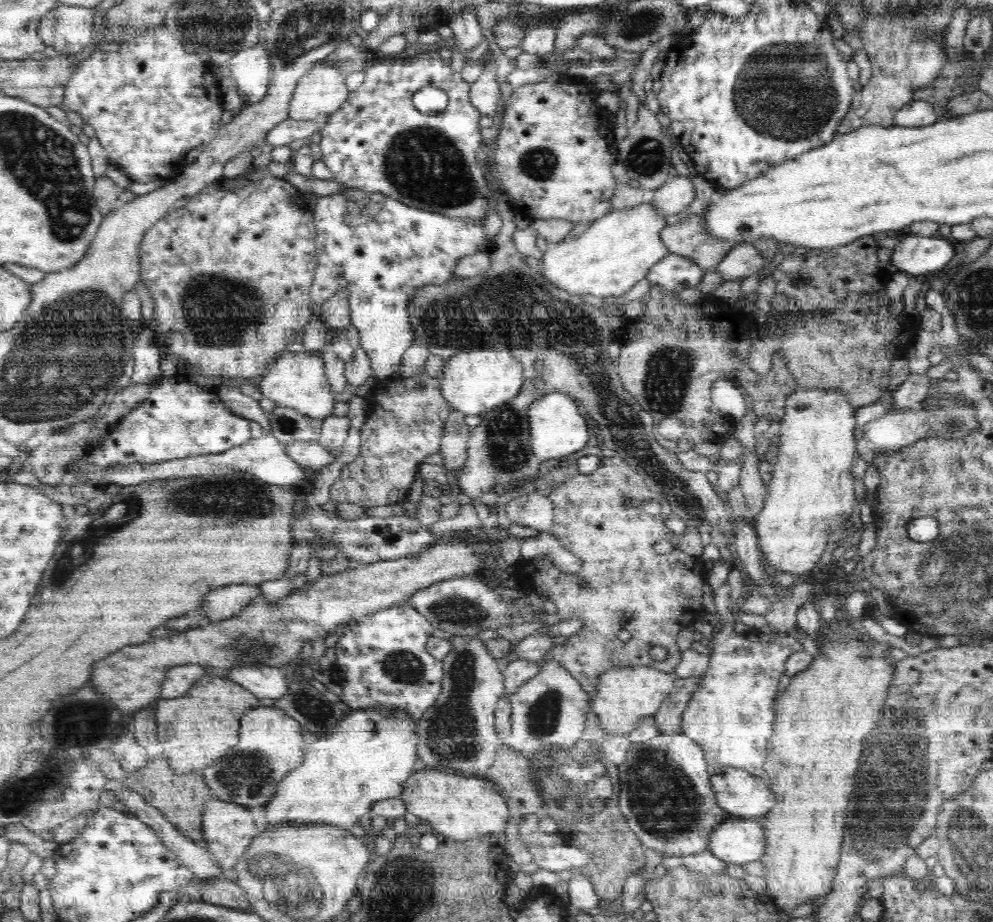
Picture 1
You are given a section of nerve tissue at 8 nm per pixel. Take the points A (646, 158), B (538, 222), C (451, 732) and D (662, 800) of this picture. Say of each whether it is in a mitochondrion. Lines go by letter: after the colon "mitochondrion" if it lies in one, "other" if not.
A: mitochondrion
B: other
C: mitochondrion
D: mitochondrion

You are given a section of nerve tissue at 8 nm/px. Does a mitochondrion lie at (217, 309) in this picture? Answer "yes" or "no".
yes

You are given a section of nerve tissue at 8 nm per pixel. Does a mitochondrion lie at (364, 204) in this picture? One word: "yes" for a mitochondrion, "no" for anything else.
no

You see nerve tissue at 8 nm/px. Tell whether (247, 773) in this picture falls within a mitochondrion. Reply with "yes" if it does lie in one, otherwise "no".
yes

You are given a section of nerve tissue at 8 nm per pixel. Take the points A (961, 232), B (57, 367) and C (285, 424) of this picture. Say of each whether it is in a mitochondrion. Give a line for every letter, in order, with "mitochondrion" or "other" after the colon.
A: other
B: mitochondrion
C: mitochondrion

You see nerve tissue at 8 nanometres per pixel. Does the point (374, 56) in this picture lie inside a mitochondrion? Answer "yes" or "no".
no

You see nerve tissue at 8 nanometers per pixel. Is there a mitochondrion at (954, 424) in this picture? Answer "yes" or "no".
yes

